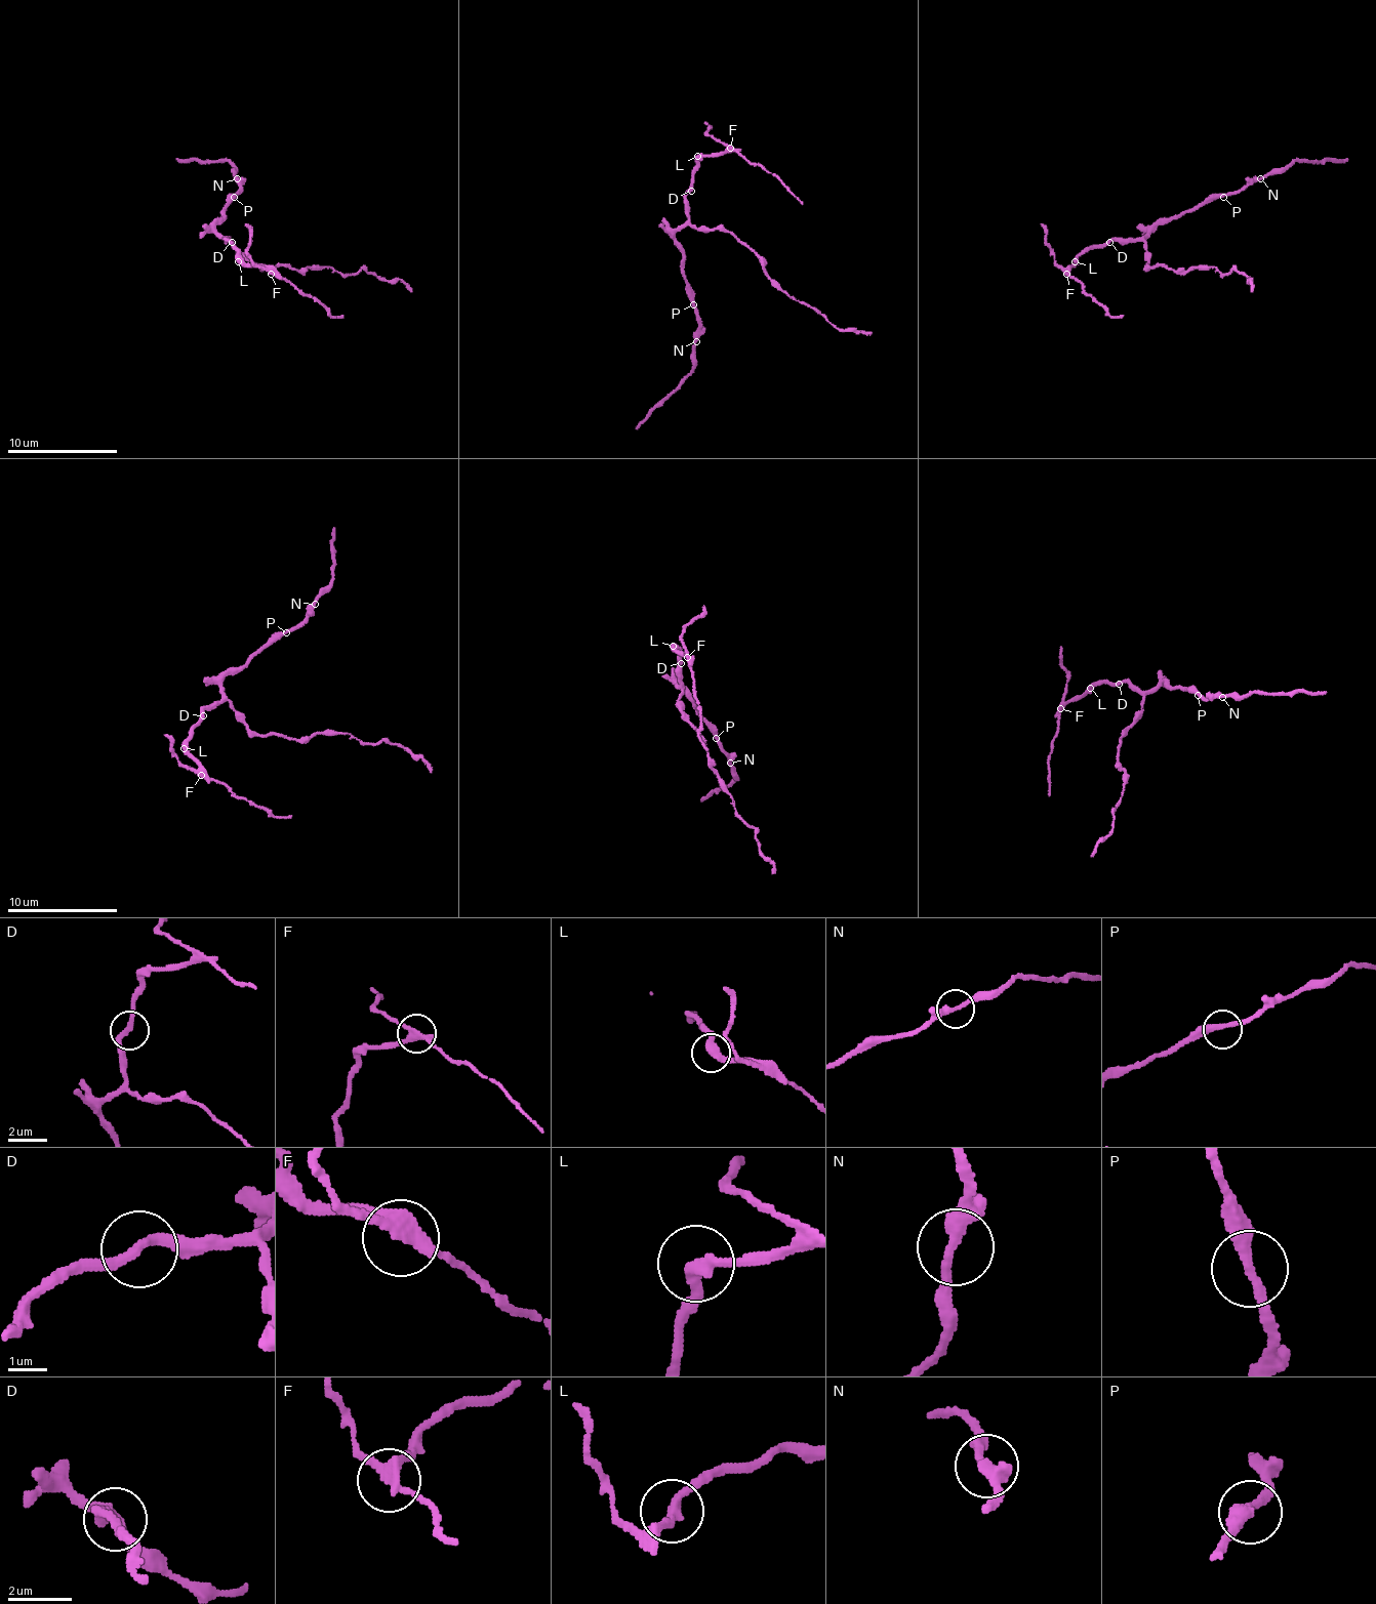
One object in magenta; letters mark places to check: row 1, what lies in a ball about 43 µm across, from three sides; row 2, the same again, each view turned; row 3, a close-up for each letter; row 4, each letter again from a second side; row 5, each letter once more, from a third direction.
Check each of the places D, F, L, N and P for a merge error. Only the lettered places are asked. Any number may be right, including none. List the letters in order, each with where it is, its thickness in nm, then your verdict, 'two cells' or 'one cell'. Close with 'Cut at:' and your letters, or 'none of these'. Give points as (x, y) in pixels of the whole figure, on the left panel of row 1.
D: place (232, 242); calibre 260 nm; one cell
F: place (271, 274); calibre 320 nm; two cells
L: place (238, 261); calibre 320 nm; one cell
N: place (237, 178); calibre 280 nm; one cell
P: place (234, 197); calibre 280 nm; one cell
Cut at: F

